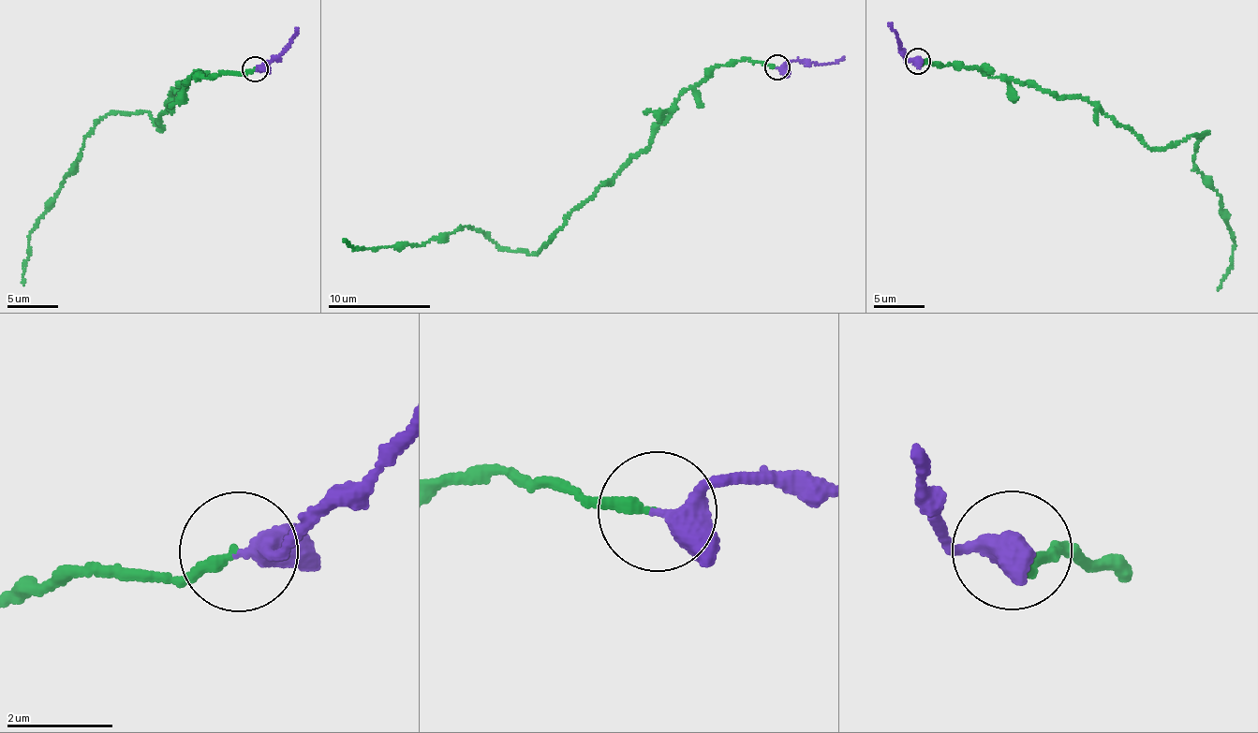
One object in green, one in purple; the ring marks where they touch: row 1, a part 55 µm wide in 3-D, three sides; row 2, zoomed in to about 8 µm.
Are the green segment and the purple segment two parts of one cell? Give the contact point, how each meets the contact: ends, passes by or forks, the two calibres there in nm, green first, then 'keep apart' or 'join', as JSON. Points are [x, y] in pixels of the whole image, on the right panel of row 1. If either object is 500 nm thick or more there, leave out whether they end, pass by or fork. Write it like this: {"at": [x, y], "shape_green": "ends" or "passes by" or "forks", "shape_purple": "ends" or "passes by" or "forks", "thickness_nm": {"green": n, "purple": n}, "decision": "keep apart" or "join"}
{"at": [918, 61], "shape_green": "ends", "shape_purple": "passes by", "thickness_nm": {"green": 190, "purple": 320}, "decision": "join"}

